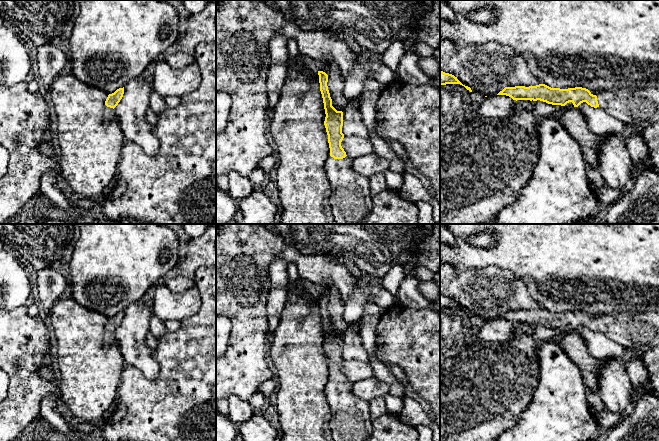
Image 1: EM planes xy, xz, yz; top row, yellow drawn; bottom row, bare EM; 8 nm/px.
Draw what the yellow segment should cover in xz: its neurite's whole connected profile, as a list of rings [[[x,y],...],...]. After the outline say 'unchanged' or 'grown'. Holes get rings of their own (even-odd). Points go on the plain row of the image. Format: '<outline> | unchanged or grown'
[[[318,295],[320,315],[325,333],[324,349],[328,359],[330,380],[325,394],[331,410],[329,427],[333,441],[367,441],[372,433],[372,421],[369,402],[353,393],[353,383],[346,379],[341,370],[343,336],[332,330],[328,314],[328,299]]] | grown

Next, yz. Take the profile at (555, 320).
[[[545,308],[536,310],[505,311],[497,319],[506,319],[513,324],[543,325],[552,329],[565,330],[572,326],[574,331],[586,326],[591,331],[600,331],[624,348],[642,353],[659,346],[659,313],[612,313],[590,316],[586,312],[551,312]]] | grown

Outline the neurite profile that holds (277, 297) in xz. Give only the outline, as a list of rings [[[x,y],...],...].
[[[281,257],[273,259],[269,266],[269,274],[271,288],[267,300],[267,319],[271,339],[279,325],[280,317],[288,297],[290,281],[287,274],[287,262]]]

